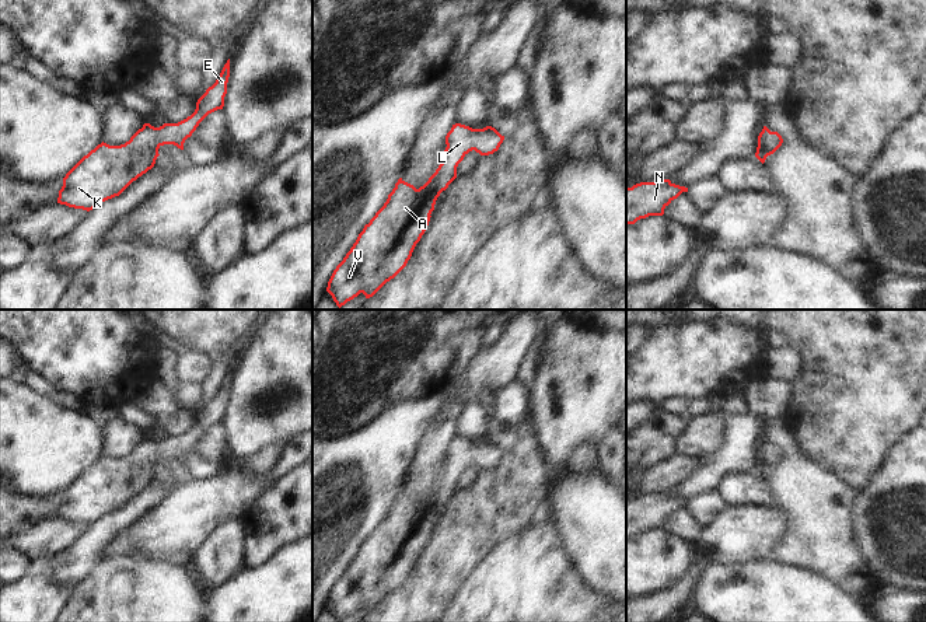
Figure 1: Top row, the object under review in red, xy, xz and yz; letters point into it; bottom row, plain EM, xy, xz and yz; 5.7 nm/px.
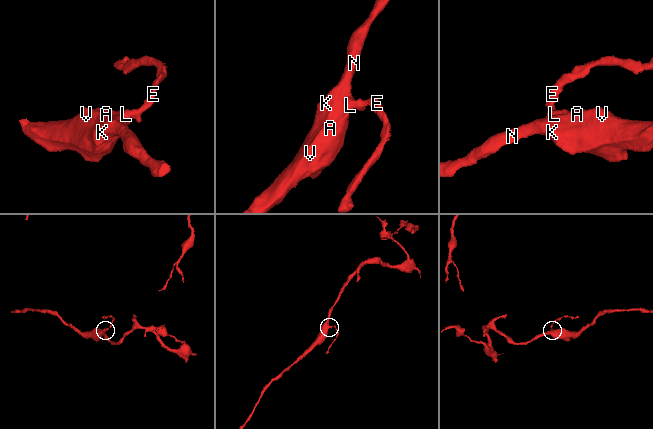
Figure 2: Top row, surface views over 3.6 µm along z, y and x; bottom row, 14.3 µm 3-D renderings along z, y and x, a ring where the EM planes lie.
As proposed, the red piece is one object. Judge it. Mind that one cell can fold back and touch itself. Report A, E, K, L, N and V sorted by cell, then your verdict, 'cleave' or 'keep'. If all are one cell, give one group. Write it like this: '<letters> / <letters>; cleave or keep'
A E K L N V; keep

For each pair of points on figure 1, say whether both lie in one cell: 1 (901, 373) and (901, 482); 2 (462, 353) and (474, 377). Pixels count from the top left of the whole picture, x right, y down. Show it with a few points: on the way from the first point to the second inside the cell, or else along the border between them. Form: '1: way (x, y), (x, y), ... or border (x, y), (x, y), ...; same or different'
1: border (911, 429), (890, 448), (881, 464); different
2: border (482, 346), (450, 381); different

